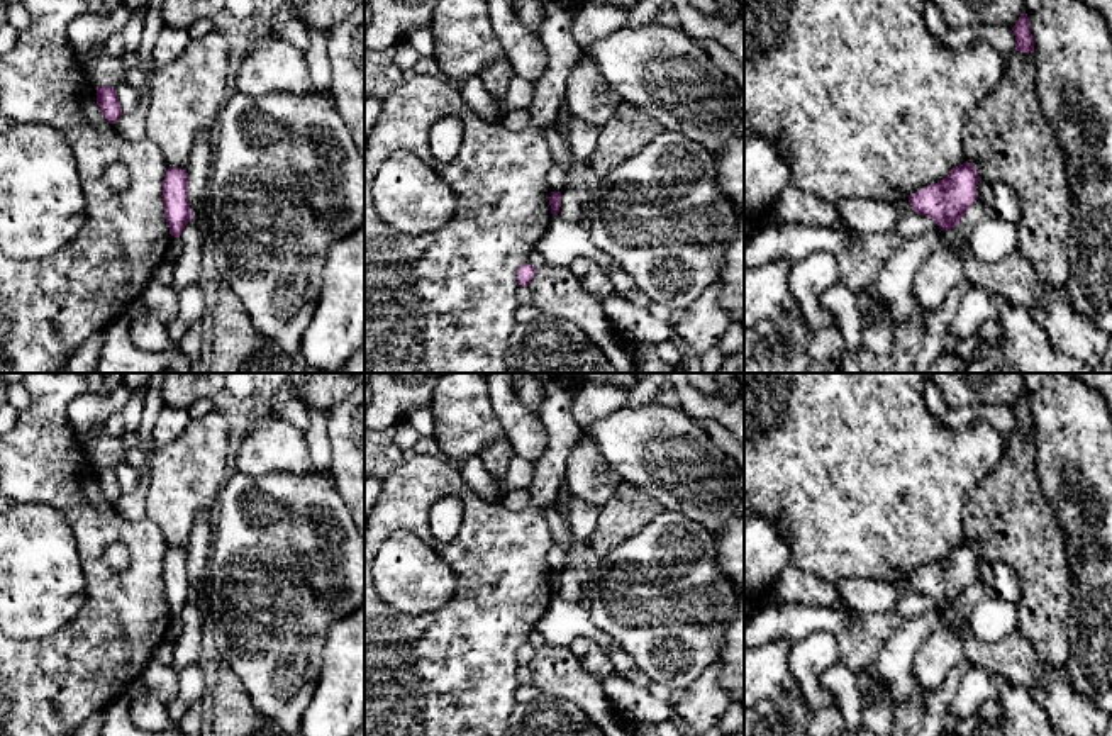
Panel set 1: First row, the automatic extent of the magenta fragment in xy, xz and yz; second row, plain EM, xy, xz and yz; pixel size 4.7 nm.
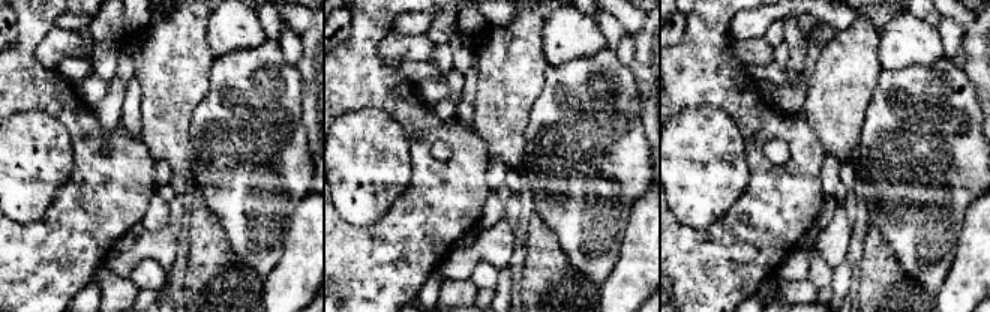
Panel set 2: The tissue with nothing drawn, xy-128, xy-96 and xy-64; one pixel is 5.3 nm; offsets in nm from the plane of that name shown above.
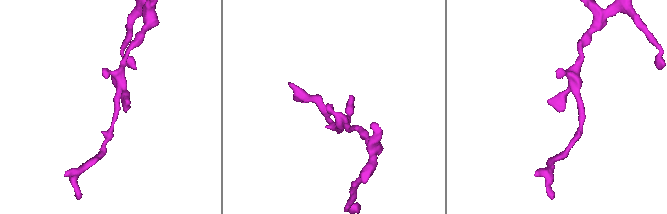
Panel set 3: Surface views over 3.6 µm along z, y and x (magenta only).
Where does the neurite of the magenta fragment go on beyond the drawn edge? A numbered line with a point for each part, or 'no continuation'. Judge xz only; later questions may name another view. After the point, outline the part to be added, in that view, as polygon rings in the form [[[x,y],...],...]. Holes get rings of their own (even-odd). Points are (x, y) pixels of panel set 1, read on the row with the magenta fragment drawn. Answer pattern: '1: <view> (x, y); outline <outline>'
no continuation

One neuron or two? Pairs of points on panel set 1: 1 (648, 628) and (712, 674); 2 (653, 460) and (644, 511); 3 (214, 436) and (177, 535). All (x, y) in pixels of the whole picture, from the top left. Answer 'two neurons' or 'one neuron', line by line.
1: two neurons
2: two neurons
3: one neuron

